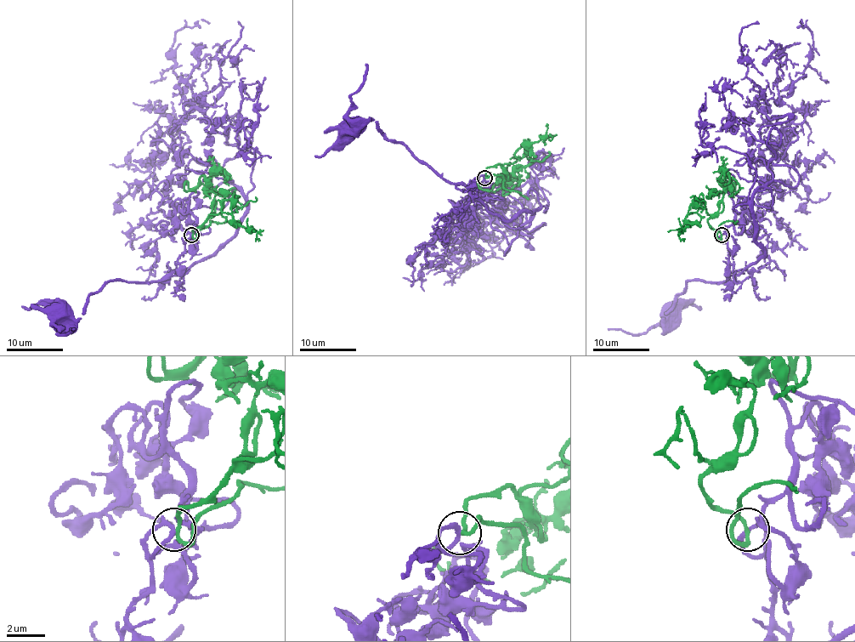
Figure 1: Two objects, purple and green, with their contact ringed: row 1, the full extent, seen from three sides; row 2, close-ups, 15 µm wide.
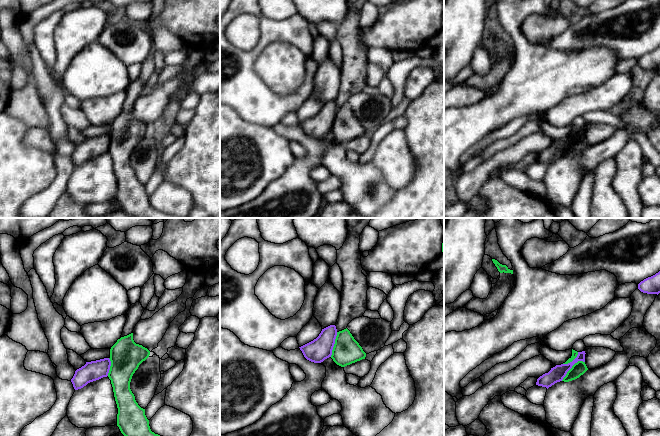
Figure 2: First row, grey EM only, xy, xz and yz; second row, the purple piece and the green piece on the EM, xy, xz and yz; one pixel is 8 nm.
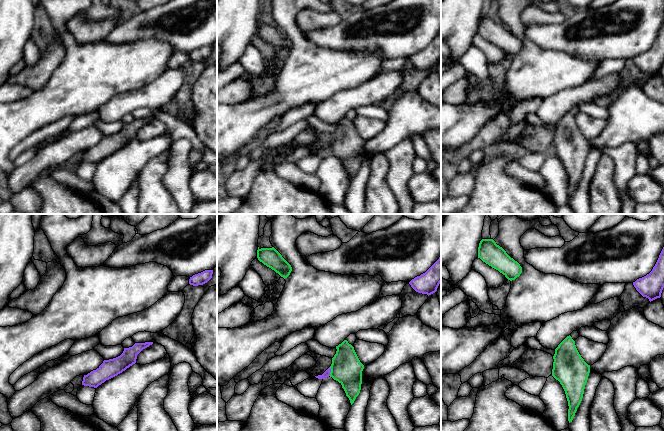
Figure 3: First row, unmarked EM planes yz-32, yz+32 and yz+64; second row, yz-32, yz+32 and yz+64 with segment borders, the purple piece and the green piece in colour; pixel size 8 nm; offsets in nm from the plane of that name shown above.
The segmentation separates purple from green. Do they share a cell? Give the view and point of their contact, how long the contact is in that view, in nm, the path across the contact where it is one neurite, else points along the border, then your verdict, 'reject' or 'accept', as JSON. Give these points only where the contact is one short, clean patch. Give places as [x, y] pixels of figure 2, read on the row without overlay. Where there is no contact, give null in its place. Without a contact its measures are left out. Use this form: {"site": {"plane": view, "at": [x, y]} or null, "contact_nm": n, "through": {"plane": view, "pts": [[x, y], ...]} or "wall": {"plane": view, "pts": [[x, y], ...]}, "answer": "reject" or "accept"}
{"site": {"plane": "yz", "at": [571, 143]}, "contact_nm": 240, "through": {"plane": "yz", "pts": [[556, 150], [566, 148], [571, 143], [579, 144]]}, "answer": "accept"}

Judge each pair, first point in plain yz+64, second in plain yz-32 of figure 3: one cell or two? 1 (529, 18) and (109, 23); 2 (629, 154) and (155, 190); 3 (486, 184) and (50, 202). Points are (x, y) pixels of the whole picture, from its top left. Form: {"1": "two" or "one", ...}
{"1": "one", "2": "two", "3": "one"}

